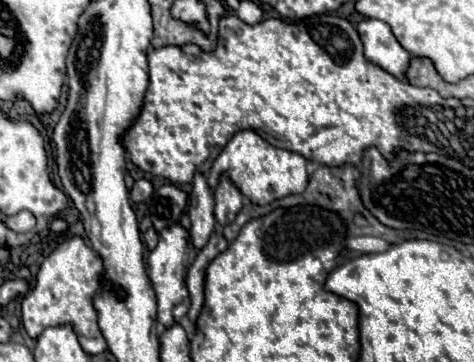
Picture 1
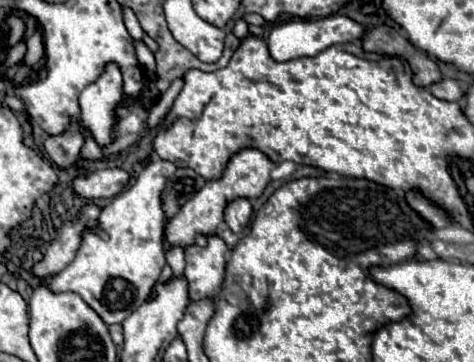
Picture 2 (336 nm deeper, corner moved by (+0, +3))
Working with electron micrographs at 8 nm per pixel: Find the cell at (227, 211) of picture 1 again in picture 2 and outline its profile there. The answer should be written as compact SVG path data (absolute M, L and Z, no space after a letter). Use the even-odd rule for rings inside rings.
M235 199L225 209L225 223L233 233L241 233L251 221L251 203L247 199Z

